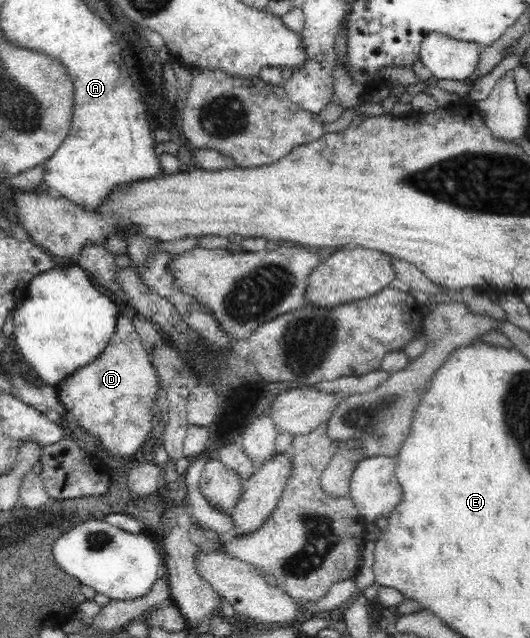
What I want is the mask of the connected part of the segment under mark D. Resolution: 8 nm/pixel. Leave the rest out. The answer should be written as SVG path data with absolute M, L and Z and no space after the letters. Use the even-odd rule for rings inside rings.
M119 313L116 317L116 327L112 337L108 340L104 351L92 363L76 370L67 379L60 381L55 387L55 392L68 415L74 415L78 423L90 435L102 441L102 445L109 452L127 458L136 453L141 446L149 442L153 421L157 417L156 406L161 385L150 354L146 352L142 338L135 329L133 321Z

